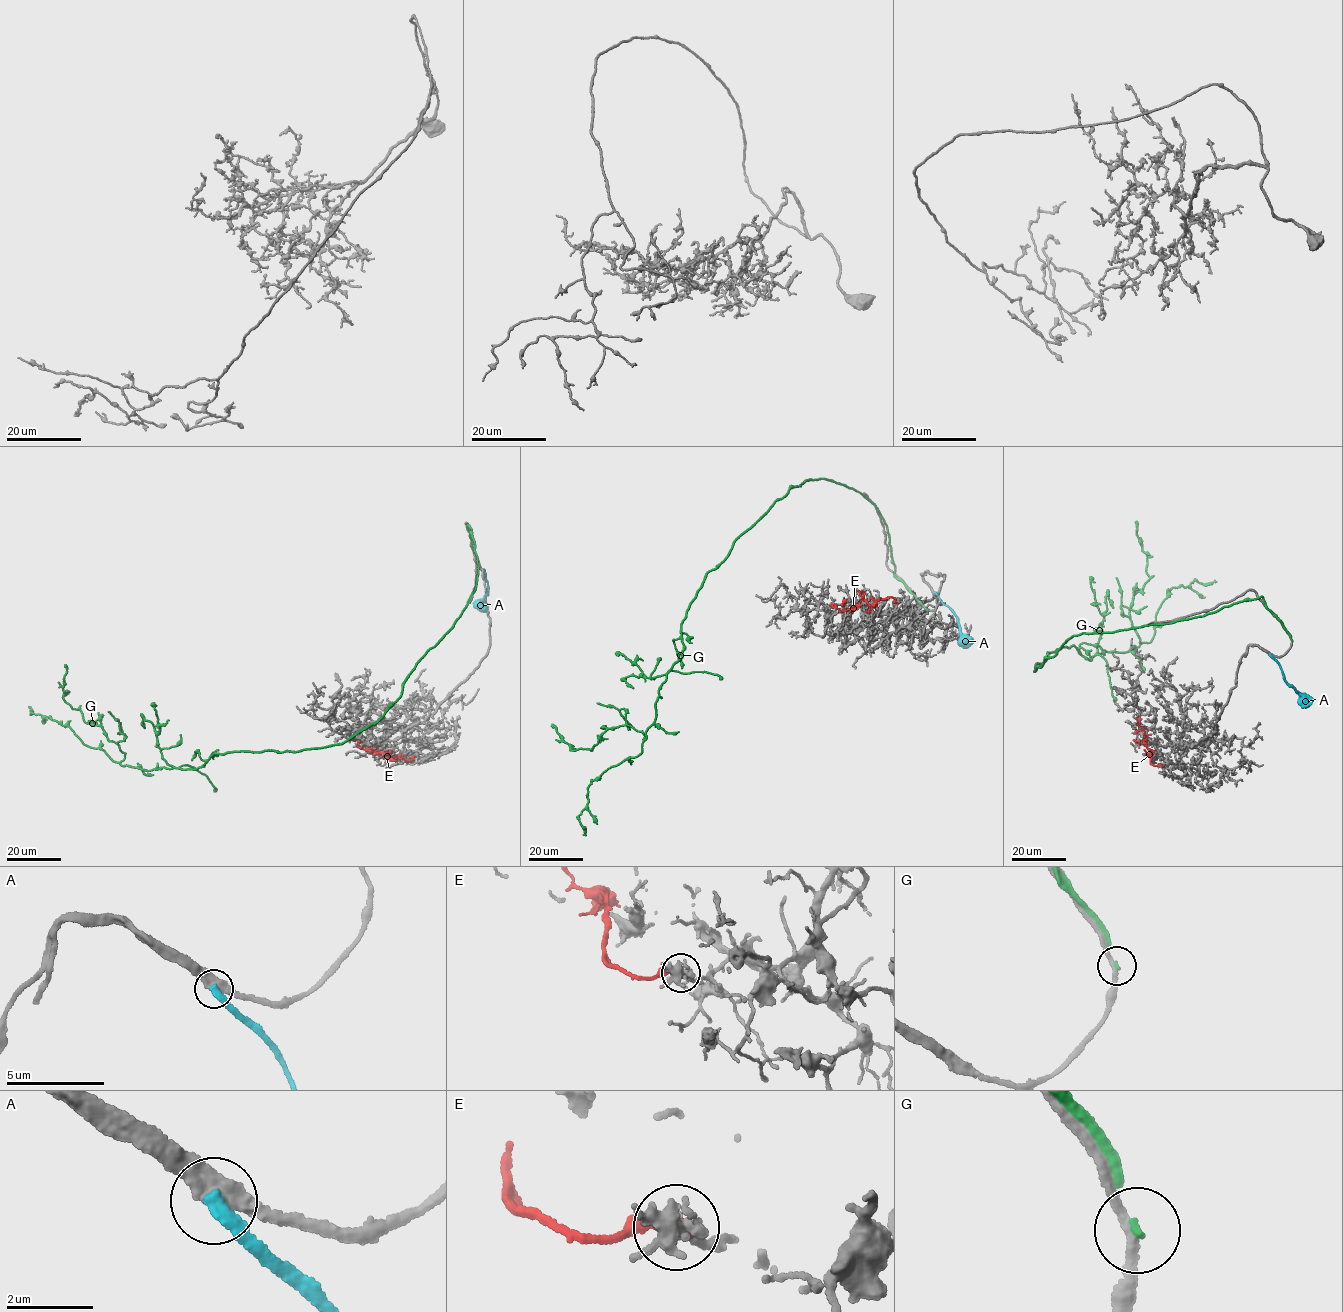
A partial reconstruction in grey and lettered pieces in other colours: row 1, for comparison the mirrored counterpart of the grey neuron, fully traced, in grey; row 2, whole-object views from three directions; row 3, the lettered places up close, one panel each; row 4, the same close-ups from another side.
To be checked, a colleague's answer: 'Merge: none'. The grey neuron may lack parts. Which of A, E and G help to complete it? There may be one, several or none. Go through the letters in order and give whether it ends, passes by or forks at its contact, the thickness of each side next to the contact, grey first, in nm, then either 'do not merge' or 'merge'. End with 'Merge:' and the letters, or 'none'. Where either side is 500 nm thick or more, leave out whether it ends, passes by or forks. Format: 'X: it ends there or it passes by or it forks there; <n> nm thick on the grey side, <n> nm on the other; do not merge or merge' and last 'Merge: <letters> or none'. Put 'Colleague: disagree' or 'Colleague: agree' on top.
Colleague: agree
A: it ends there; 360 nm thick on the grey side, 320 nm on the other; do not merge
E: it ends there; 180 nm thick on the grey side, 360 nm on the other; do not merge
G: it ends there; 240 nm thick on the grey side, 110 nm on the other; do not merge
Merge: none

